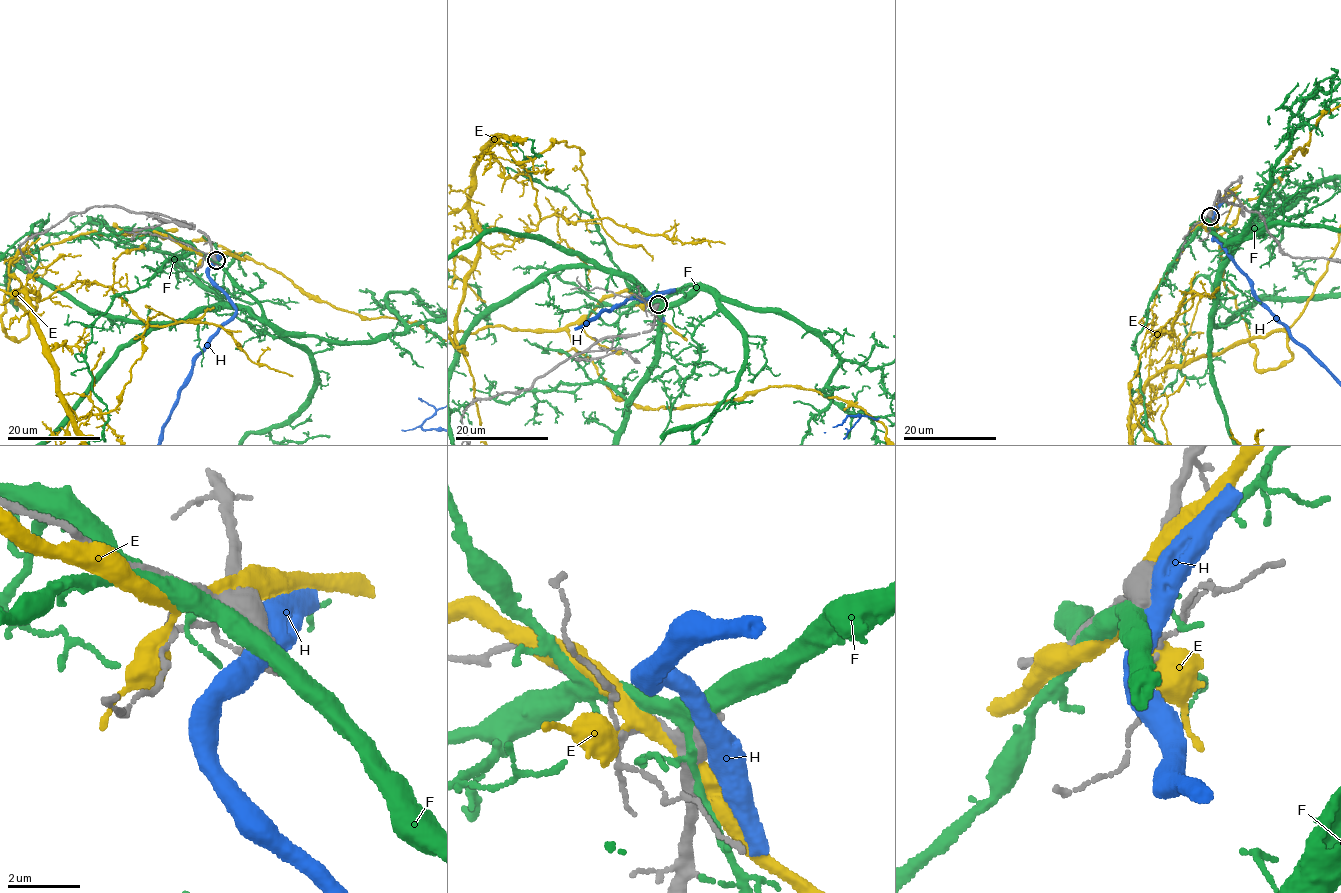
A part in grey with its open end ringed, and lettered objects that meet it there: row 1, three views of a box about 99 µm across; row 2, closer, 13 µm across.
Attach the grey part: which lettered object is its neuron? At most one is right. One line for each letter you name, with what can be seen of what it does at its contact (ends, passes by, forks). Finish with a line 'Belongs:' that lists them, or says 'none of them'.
Belongs: none of them

